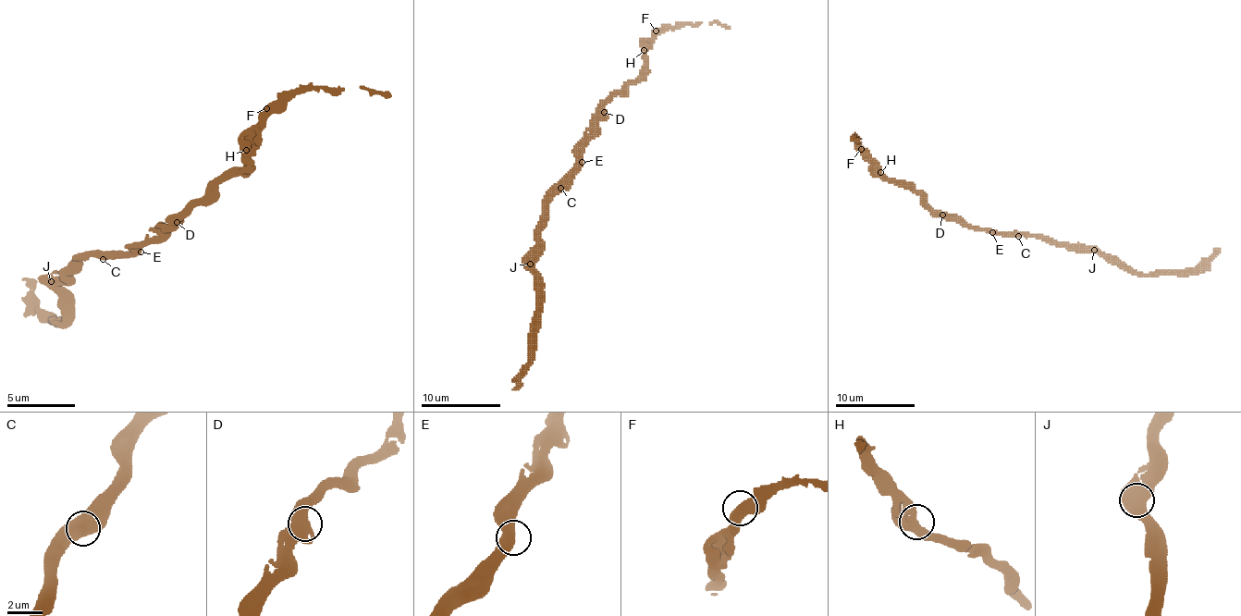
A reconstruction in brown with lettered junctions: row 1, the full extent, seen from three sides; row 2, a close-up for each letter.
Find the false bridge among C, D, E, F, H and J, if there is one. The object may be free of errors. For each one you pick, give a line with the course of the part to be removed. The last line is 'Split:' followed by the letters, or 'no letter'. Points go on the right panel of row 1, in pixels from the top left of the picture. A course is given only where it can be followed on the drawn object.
Split: no letter

